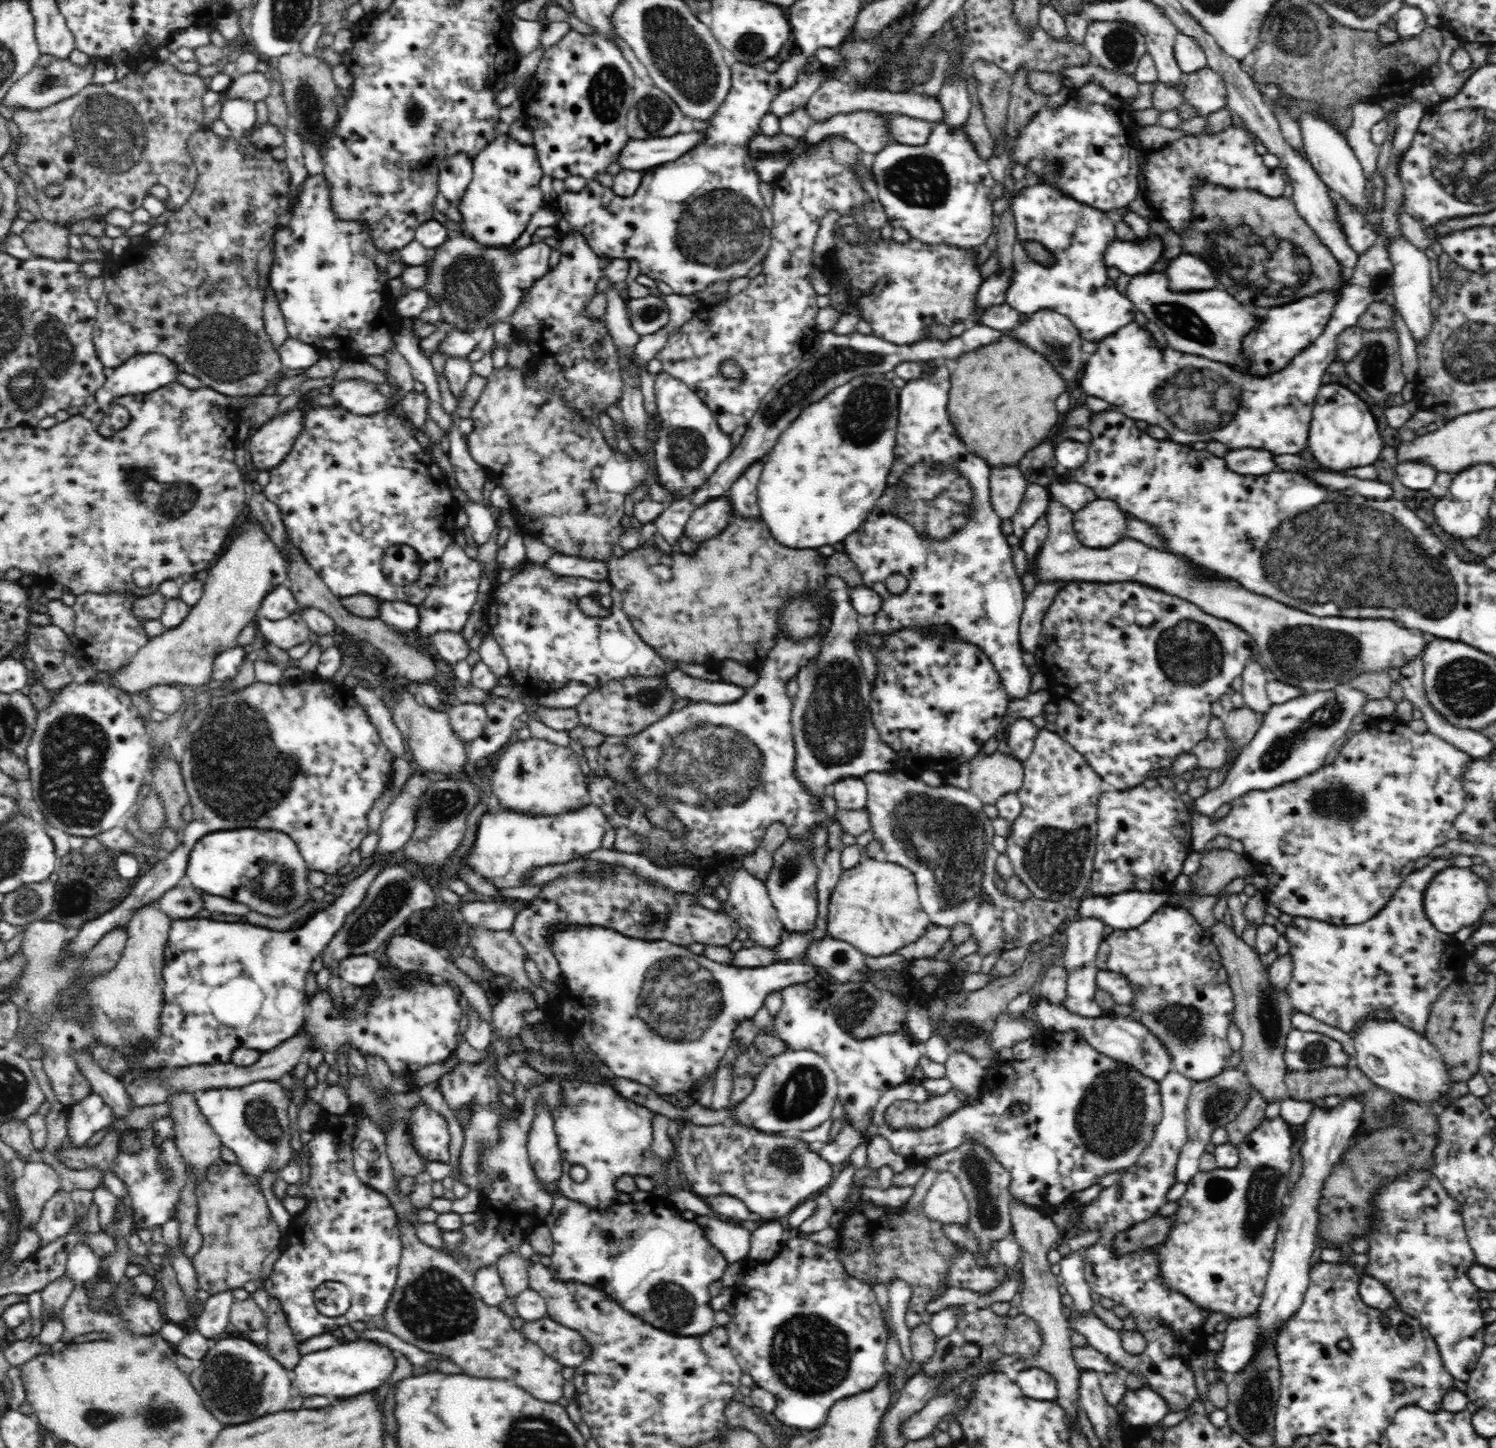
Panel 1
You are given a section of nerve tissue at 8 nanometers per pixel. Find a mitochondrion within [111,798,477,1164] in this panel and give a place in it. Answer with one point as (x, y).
(364, 928)

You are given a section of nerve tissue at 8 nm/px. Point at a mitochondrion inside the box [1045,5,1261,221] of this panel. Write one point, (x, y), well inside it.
(1120, 43)

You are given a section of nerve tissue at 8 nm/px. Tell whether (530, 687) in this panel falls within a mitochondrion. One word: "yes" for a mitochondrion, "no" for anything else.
no

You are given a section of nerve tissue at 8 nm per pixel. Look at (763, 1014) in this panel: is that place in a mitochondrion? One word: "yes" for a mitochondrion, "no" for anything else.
no

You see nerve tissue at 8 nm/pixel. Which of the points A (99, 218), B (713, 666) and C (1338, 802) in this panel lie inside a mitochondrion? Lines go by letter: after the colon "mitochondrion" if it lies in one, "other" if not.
A: other
B: other
C: mitochondrion

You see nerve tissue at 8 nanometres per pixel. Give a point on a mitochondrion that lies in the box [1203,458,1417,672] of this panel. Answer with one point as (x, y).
(1387, 588)

